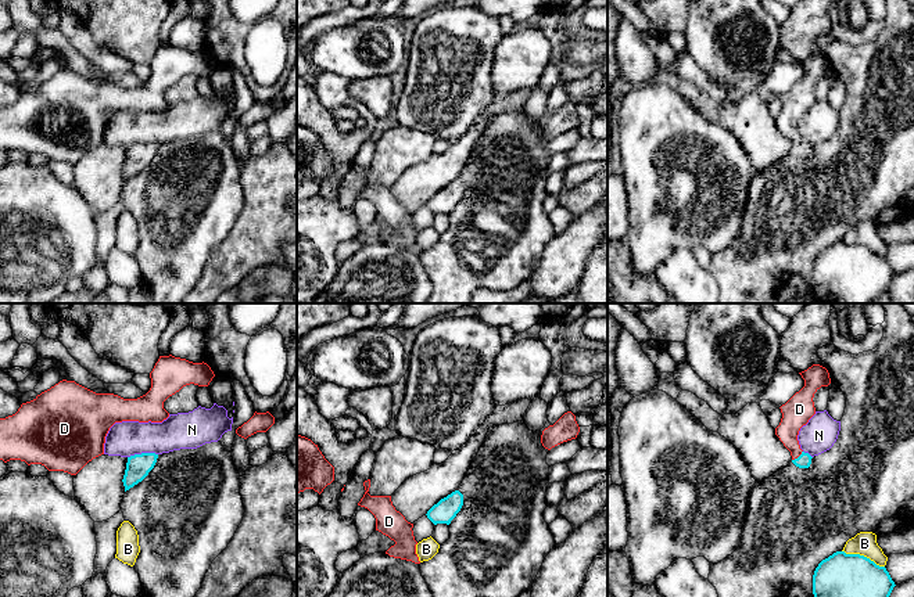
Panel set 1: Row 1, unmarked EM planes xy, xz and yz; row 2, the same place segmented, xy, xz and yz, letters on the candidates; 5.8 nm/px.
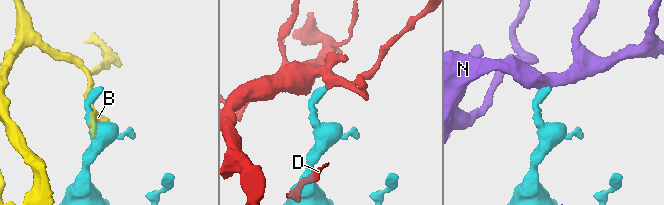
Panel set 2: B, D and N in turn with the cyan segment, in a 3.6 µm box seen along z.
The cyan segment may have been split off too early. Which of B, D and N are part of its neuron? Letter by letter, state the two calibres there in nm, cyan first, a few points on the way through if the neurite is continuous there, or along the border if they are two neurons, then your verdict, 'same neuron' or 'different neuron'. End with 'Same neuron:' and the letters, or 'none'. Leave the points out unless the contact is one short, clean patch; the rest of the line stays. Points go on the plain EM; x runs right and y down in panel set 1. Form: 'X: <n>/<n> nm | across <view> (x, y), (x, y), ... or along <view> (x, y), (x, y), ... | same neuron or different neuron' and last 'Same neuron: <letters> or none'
B: 400/140 nm | different neuron
D: 80/160 nm | across yz (805, 148), (799, 146), (792, 135), (796, 103) | same neuron
N: 140/200 nm | different neuron
Same neuron: D

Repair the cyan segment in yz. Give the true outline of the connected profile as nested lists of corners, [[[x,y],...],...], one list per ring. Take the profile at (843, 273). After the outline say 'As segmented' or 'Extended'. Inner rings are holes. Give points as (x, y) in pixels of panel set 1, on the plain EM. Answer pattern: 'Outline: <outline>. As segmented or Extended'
Outline: [[[845,241],[822,249],[813,265],[818,303],[872,303],[895,276],[885,256]]]. As segmented

